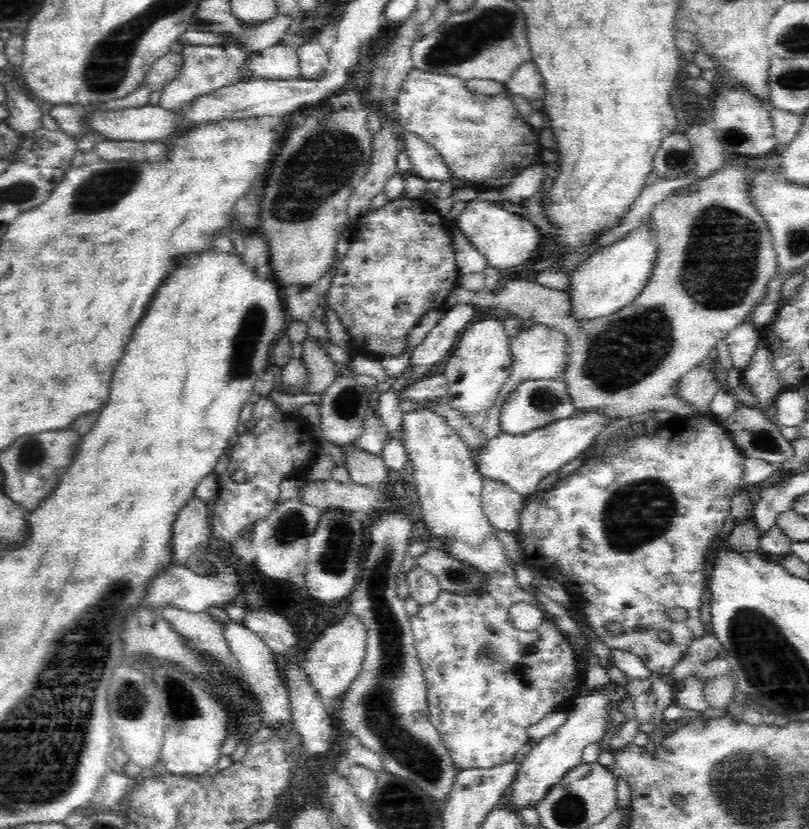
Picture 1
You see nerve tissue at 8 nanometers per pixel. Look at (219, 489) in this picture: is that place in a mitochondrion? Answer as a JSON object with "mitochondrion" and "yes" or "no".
{"mitochondrion":"no"}

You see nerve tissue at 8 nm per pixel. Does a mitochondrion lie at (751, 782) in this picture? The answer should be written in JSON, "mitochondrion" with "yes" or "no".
{"mitochondrion":"yes"}

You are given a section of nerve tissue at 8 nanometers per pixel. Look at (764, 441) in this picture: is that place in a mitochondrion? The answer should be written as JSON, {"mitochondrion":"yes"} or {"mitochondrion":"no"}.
{"mitochondrion":"no"}

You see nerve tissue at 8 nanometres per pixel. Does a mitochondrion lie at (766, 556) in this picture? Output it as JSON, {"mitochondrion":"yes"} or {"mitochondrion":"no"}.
{"mitochondrion":"no"}

